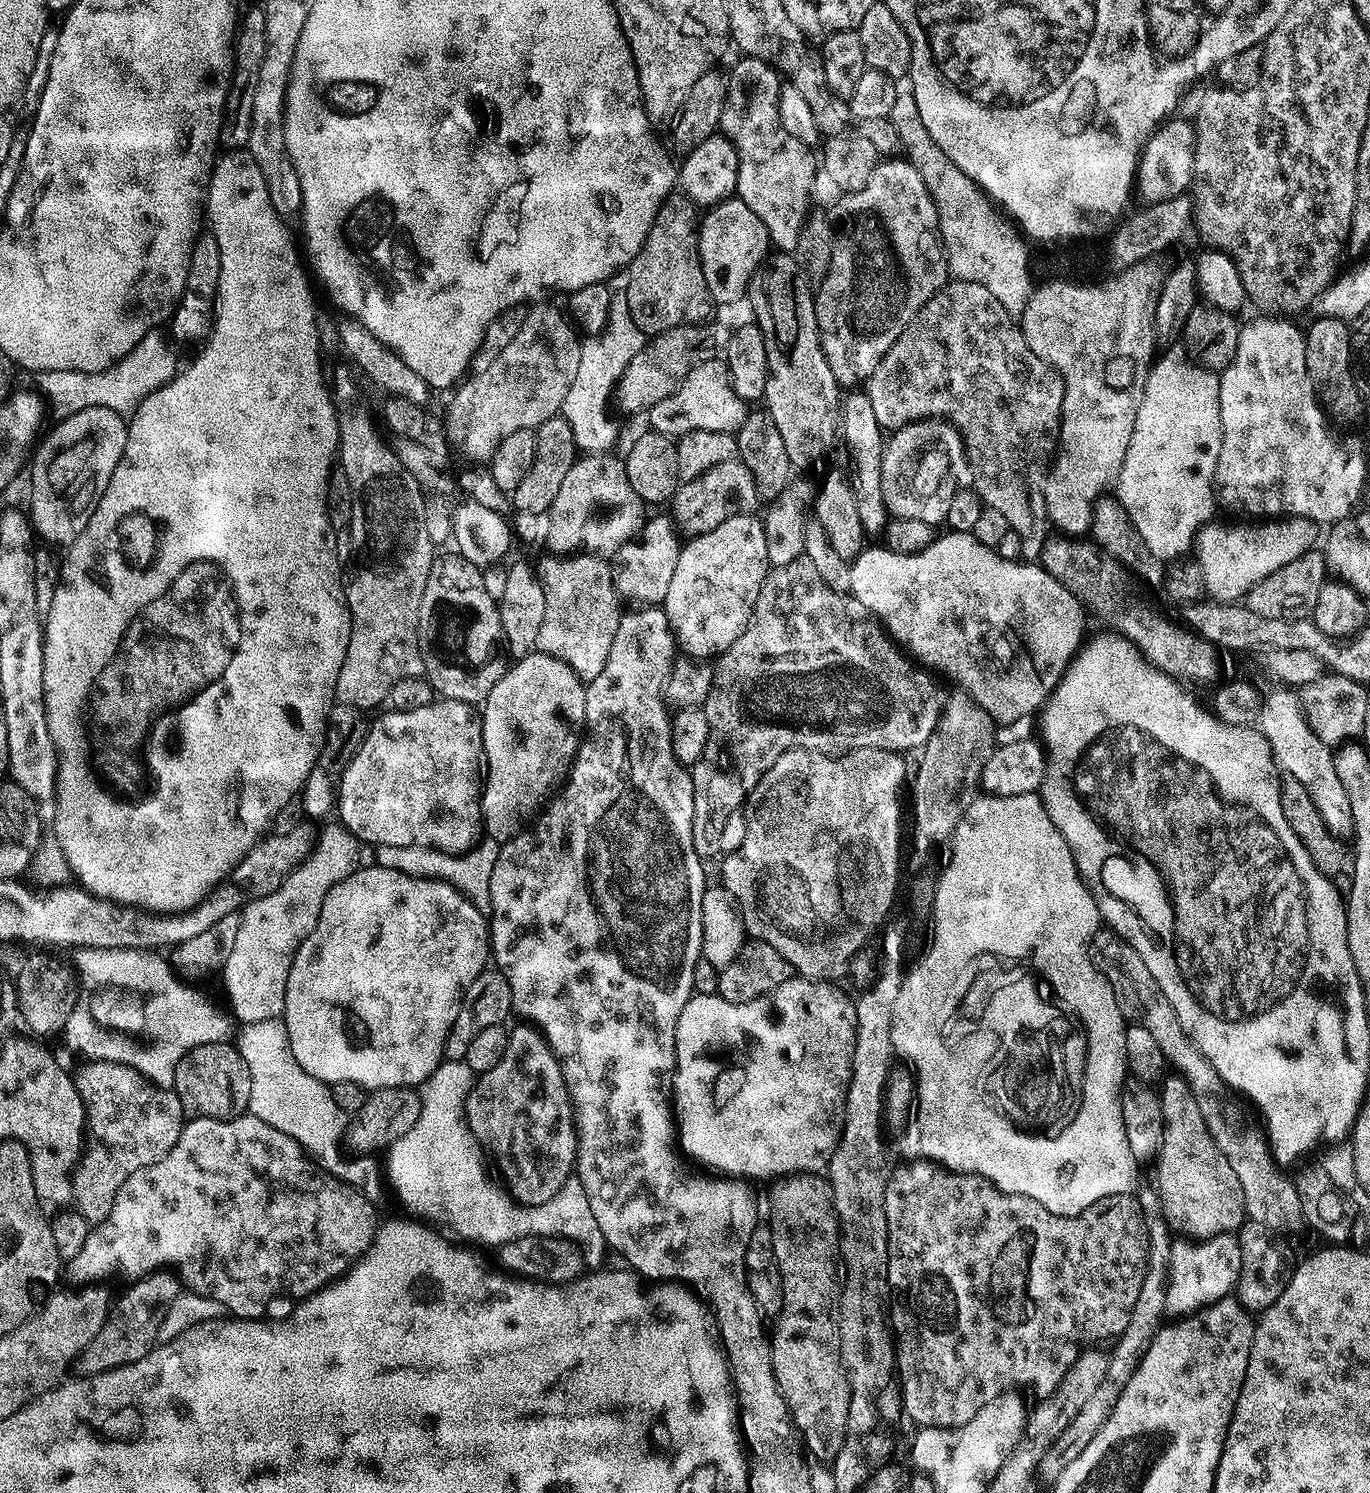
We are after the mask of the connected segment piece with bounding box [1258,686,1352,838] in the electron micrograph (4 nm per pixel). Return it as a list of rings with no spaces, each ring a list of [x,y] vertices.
[[[1284,686],[1269,696],[1265,695],[1260,706],[1258,731],[1268,740],[1277,769],[1284,776],[1293,776],[1302,782],[1302,787],[1306,794],[1310,794],[1318,814],[1322,814],[1322,822],[1326,822],[1332,835],[1337,838],[1351,837],[1350,797],[1346,795],[1346,786],[1342,786],[1342,778],[1338,778],[1333,749],[1324,744],[1314,730],[1310,730],[1299,695]]]

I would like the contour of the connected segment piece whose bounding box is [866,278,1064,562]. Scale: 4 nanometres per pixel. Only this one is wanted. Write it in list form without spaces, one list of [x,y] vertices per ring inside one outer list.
[[[949,279],[940,291],[932,295],[930,302],[926,302],[926,306],[922,306],[922,310],[918,310],[918,314],[908,323],[906,330],[902,330],[902,334],[898,334],[894,346],[890,346],[890,350],[886,350],[886,354],[878,362],[878,366],[874,366],[874,374],[870,374],[866,381],[866,391],[870,398],[870,406],[874,406],[874,418],[878,418],[881,429],[895,430],[901,428],[903,424],[913,424],[916,420],[929,418],[939,418],[952,424],[958,430],[964,443],[964,449],[968,455],[968,465],[972,468],[971,483],[984,507],[999,510],[1006,518],[1009,529],[1018,534],[1021,542],[1021,561],[1039,561],[1044,543],[1050,539],[1050,521],[1044,487],[1060,439],[1064,383],[1050,365],[1042,362],[1042,358],[1038,358],[1038,354],[1034,354],[1034,350],[1030,350],[1019,323],[1004,309],[1002,302],[998,302],[998,298],[994,298],[994,294],[990,294],[990,290],[986,290],[986,286],[982,286],[978,282]]]

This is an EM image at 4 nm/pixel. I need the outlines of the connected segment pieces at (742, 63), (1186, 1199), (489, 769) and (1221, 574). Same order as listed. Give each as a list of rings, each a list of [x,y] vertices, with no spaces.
[[[756,56],[739,57],[740,61],[727,73],[728,89],[726,90],[726,106],[722,110],[719,131],[727,136],[738,150],[738,182],[736,196],[754,215],[766,226],[766,234],[773,249],[784,254],[795,253],[798,238],[808,221],[812,204],[812,187],[818,176],[818,160],[812,157],[813,149],[788,134],[779,120],[779,96],[782,87],[782,77],[771,64]]]
[[[1179,1074],[1165,1075],[1158,1095],[1164,1133],[1155,1161],[1156,1180],[1160,1183],[1162,1215],[1169,1228],[1197,1242],[1235,1233],[1246,1220],[1242,1185],[1226,1154],[1218,1150],[1217,1137],[1208,1129],[1211,1128],[1209,1120],[1202,1118],[1201,1101],[1192,1095],[1192,1088]]]
[[[533,650],[527,656],[521,656],[515,661],[516,665],[509,667],[505,671],[504,676],[494,686],[494,690],[490,690],[490,694],[484,699],[482,711],[479,713],[478,719],[480,729],[482,730],[482,742],[484,743],[483,763],[486,765],[486,771],[482,776],[482,791],[480,794],[480,819],[482,821],[482,832],[487,839],[497,842],[513,840],[519,832],[524,831],[526,825],[547,805],[550,797],[563,785],[568,779],[568,774],[572,770],[572,761],[576,759],[576,750],[580,747],[582,739],[582,729],[584,728],[584,715],[586,714],[586,698],[584,690],[585,681],[578,678],[578,674],[574,674],[574,670],[570,670],[570,666],[566,666],[566,662],[562,662],[558,658],[548,656],[539,650]]]
[[[1297,516],[1232,524],[1229,528],[1216,523],[1205,524],[1194,542],[1196,560],[1204,571],[1203,587],[1216,602],[1236,602],[1247,597],[1248,591],[1262,582],[1262,578],[1270,578],[1270,574],[1274,574],[1274,570],[1282,570],[1286,562],[1294,562],[1294,558],[1302,558],[1302,554],[1313,551],[1322,536],[1321,525]]]

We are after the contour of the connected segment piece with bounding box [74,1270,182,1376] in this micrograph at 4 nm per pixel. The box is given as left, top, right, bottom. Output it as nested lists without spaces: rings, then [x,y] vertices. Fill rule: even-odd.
[[[161,1270],[143,1276],[127,1287],[120,1301],[111,1305],[106,1322],[102,1330],[98,1330],[94,1342],[90,1342],[90,1346],[86,1346],[86,1350],[82,1350],[76,1359],[74,1368],[80,1376],[102,1374],[106,1370],[138,1362],[138,1358],[146,1358],[146,1354],[153,1352],[158,1344],[158,1326],[162,1326],[162,1318],[166,1310],[170,1310],[170,1302],[178,1298],[182,1281],[175,1271]]]

